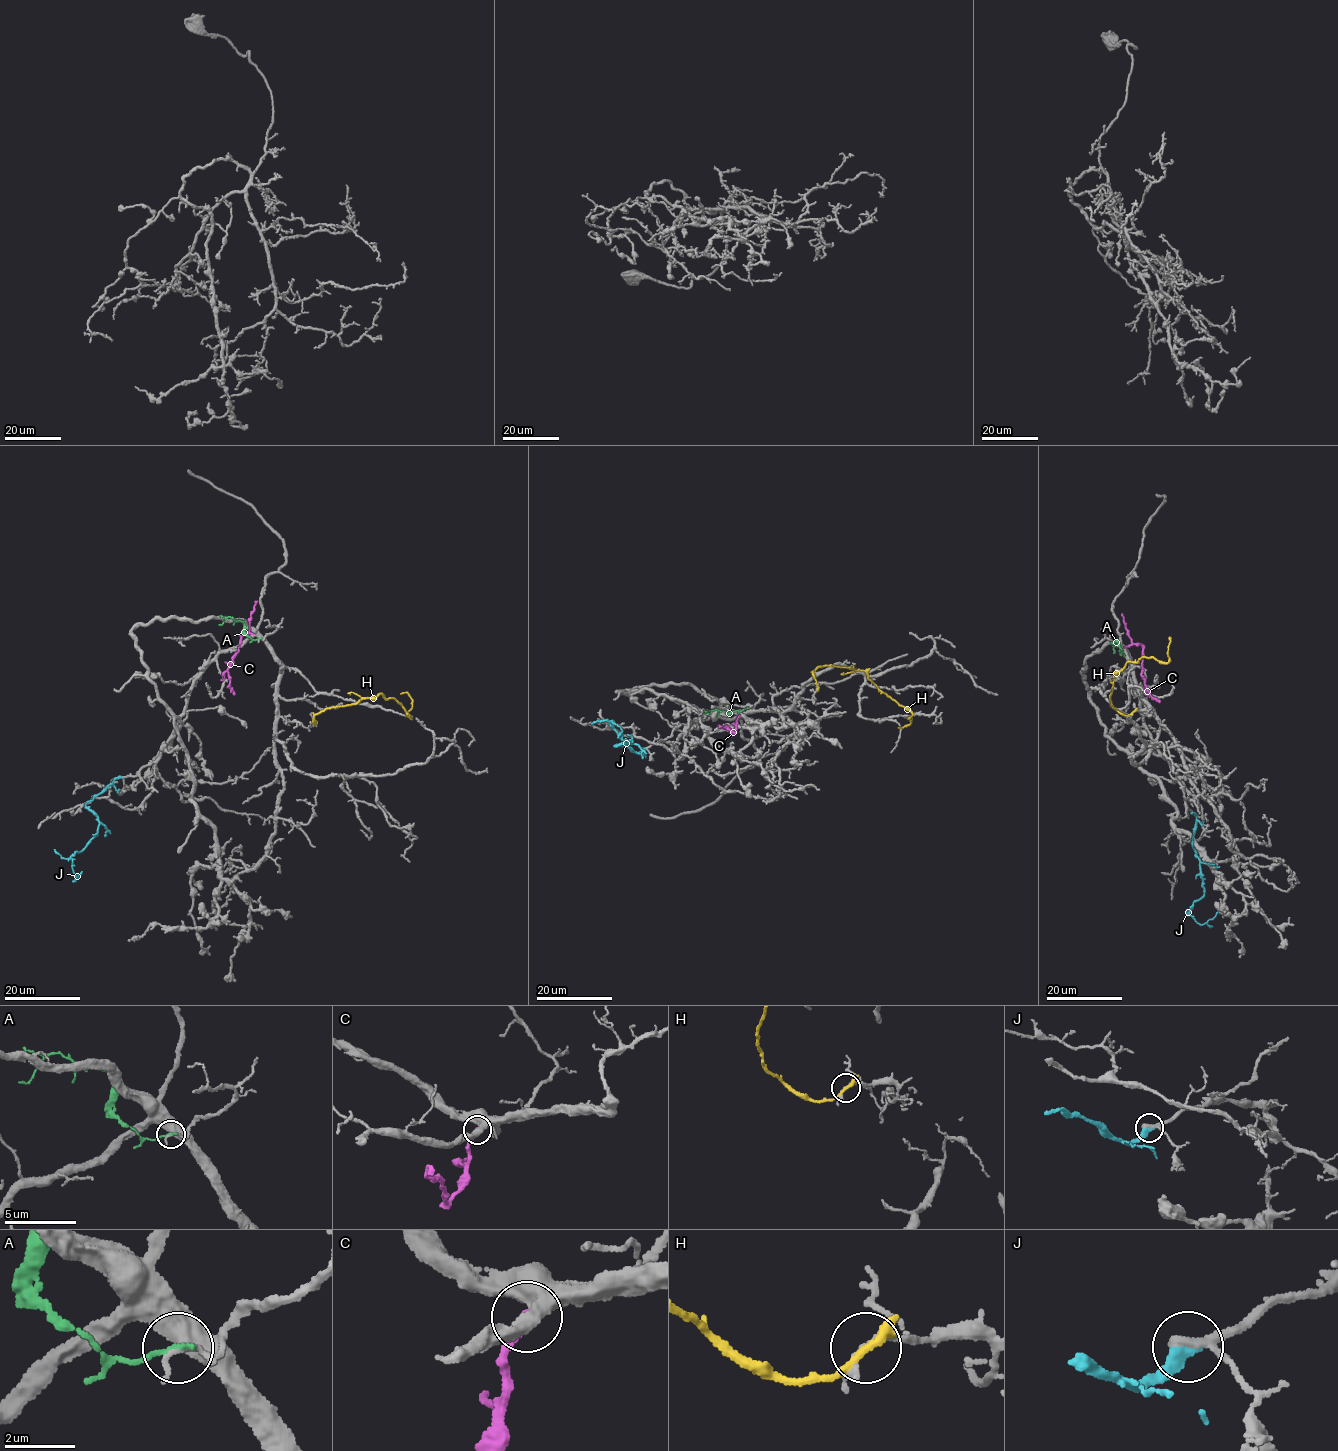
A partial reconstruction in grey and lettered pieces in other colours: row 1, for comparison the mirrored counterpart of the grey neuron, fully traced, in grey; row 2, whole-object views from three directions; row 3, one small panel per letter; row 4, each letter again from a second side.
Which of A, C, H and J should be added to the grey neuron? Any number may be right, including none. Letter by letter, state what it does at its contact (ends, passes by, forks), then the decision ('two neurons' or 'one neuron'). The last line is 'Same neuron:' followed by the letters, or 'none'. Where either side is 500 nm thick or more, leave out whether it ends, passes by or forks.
A: it ends | two neurons
C: it ends | two neurons
H: it ends | two neurons
J: it ends | one neuron
Same neuron: J

